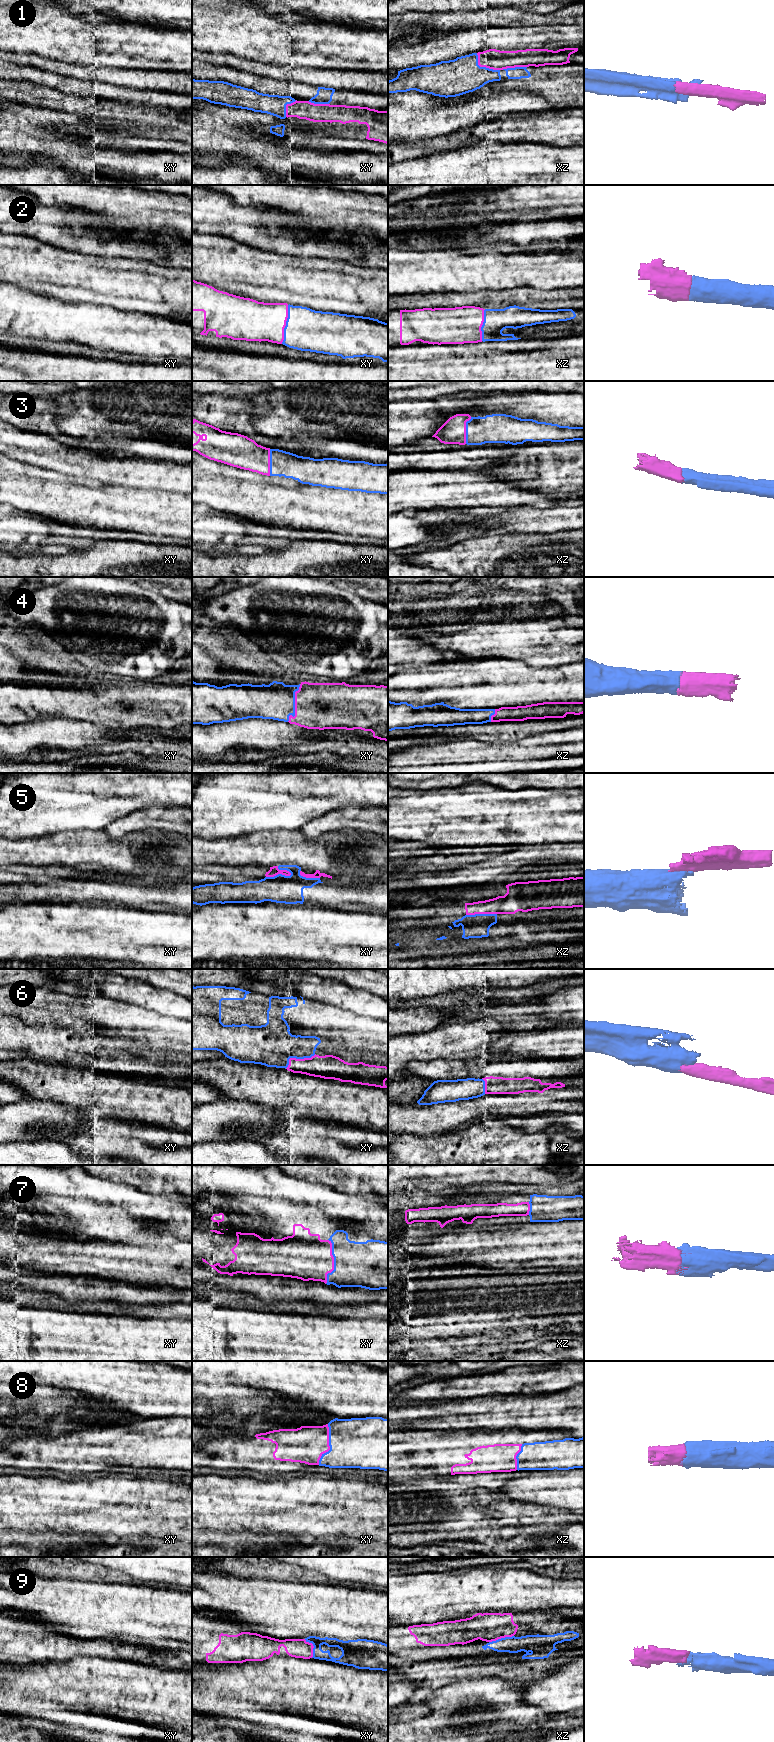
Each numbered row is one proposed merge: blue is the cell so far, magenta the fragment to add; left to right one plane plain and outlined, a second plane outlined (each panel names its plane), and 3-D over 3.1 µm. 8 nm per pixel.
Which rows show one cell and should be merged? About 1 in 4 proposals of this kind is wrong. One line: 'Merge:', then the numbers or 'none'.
Merge: 1, 2, 3, 4, 6, 7, 8, 9

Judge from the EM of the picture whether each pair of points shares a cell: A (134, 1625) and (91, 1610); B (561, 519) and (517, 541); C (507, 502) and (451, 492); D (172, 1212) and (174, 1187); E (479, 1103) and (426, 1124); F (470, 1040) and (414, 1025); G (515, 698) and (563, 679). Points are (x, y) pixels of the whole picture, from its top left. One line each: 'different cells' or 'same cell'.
A: same cell
B: different cells
C: same cell
D: different cells
E: same cell
F: different cells
G: same cell

